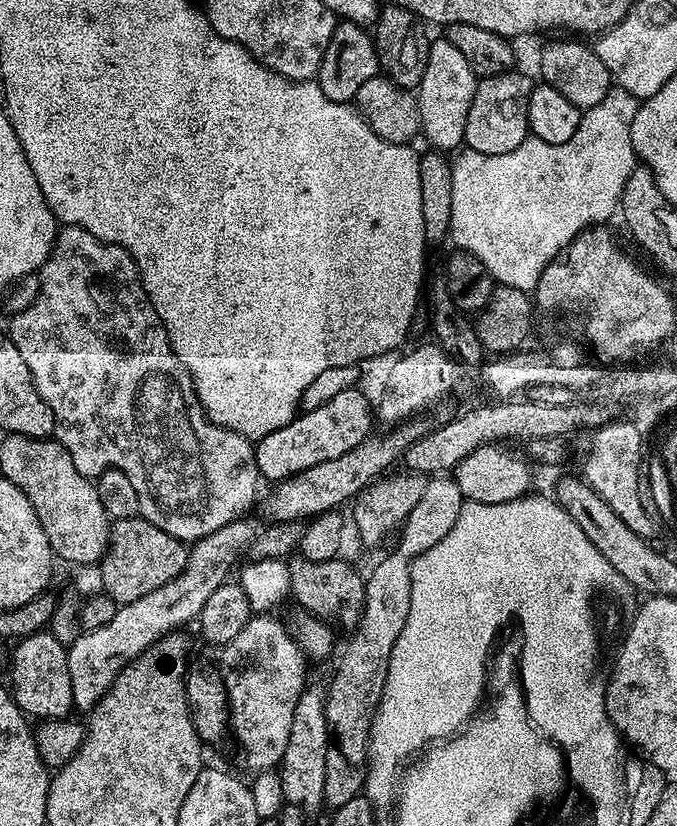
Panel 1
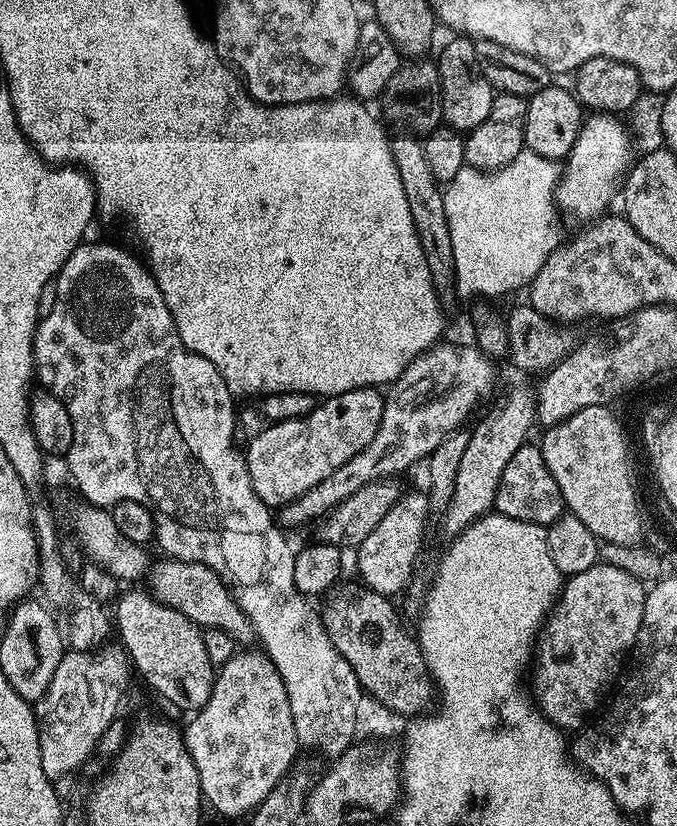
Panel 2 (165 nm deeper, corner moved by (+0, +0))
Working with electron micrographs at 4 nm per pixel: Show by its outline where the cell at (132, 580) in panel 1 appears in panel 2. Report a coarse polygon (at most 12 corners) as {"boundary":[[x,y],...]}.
{"boundary":[[160,558],[147,587],[158,602],[240,646],[256,631],[227,584],[198,562]]}

